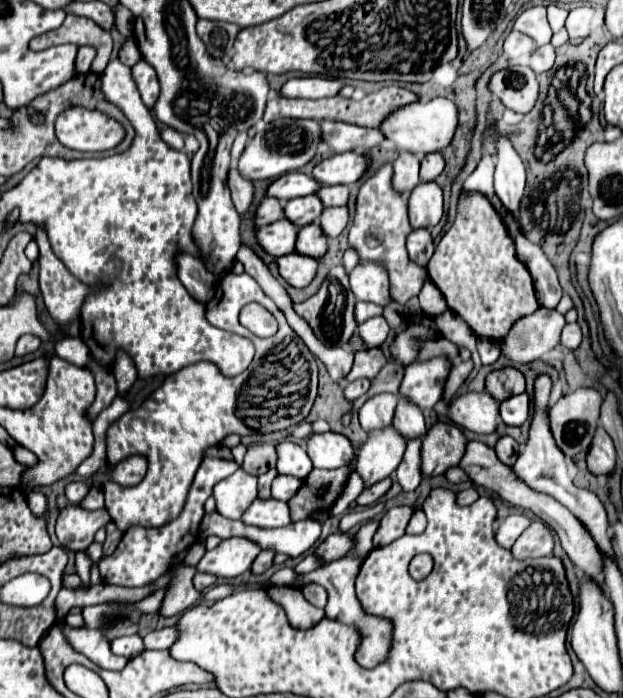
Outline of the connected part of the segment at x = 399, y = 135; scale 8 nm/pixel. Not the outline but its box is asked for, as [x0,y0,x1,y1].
[380,99,458,157]

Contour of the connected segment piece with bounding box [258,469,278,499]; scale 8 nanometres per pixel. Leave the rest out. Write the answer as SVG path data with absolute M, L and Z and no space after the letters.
M270 469L268 473L264 473L264 475L258 477L258 497L264 497L264 499L270 497L270 483L272 483L272 479L276 475L278 475L278 471L276 469Z

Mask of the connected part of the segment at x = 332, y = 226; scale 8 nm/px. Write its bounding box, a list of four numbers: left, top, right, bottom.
[320,207,350,237]

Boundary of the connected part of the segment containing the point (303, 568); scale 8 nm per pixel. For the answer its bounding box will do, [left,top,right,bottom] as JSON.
[296,553,322,573]

